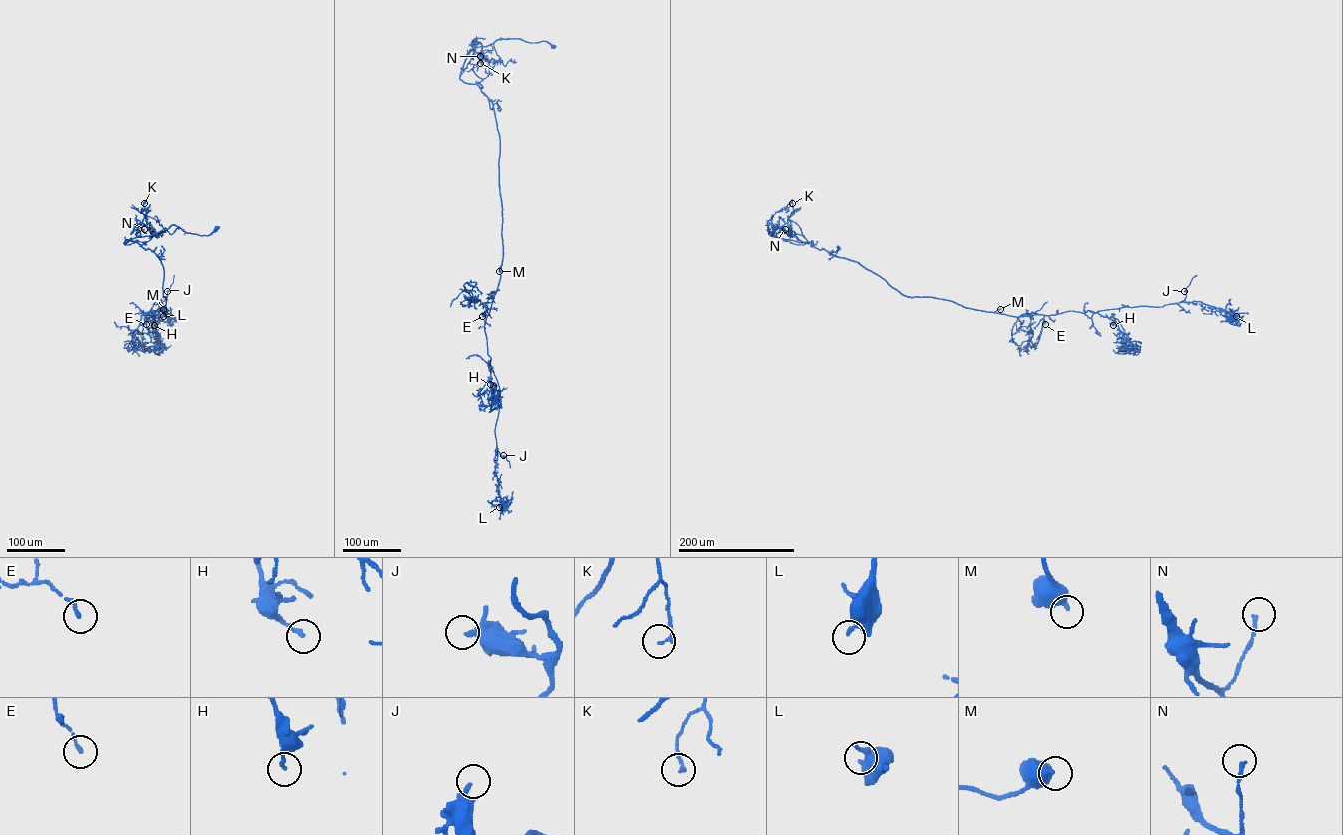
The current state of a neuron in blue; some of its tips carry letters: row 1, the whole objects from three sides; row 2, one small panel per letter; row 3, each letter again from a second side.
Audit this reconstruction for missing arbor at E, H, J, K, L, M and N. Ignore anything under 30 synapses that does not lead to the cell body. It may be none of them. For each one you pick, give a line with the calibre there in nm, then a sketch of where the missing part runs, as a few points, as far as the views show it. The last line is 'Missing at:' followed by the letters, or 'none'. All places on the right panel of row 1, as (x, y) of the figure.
Missing at: none

